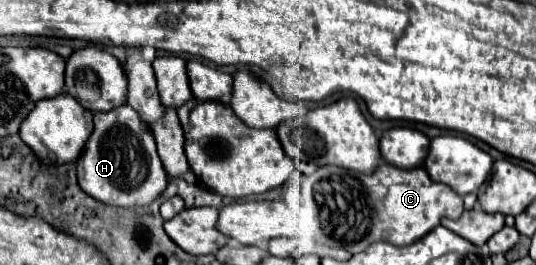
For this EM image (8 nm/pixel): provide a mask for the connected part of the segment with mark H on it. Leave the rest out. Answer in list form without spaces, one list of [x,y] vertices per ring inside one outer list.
[[[117,106],[109,112],[93,114],[95,130],[87,140],[79,160],[77,176],[83,192],[111,206],[145,206],[151,204],[167,186],[167,172],[157,154],[155,138],[149,126],[129,106]]]

